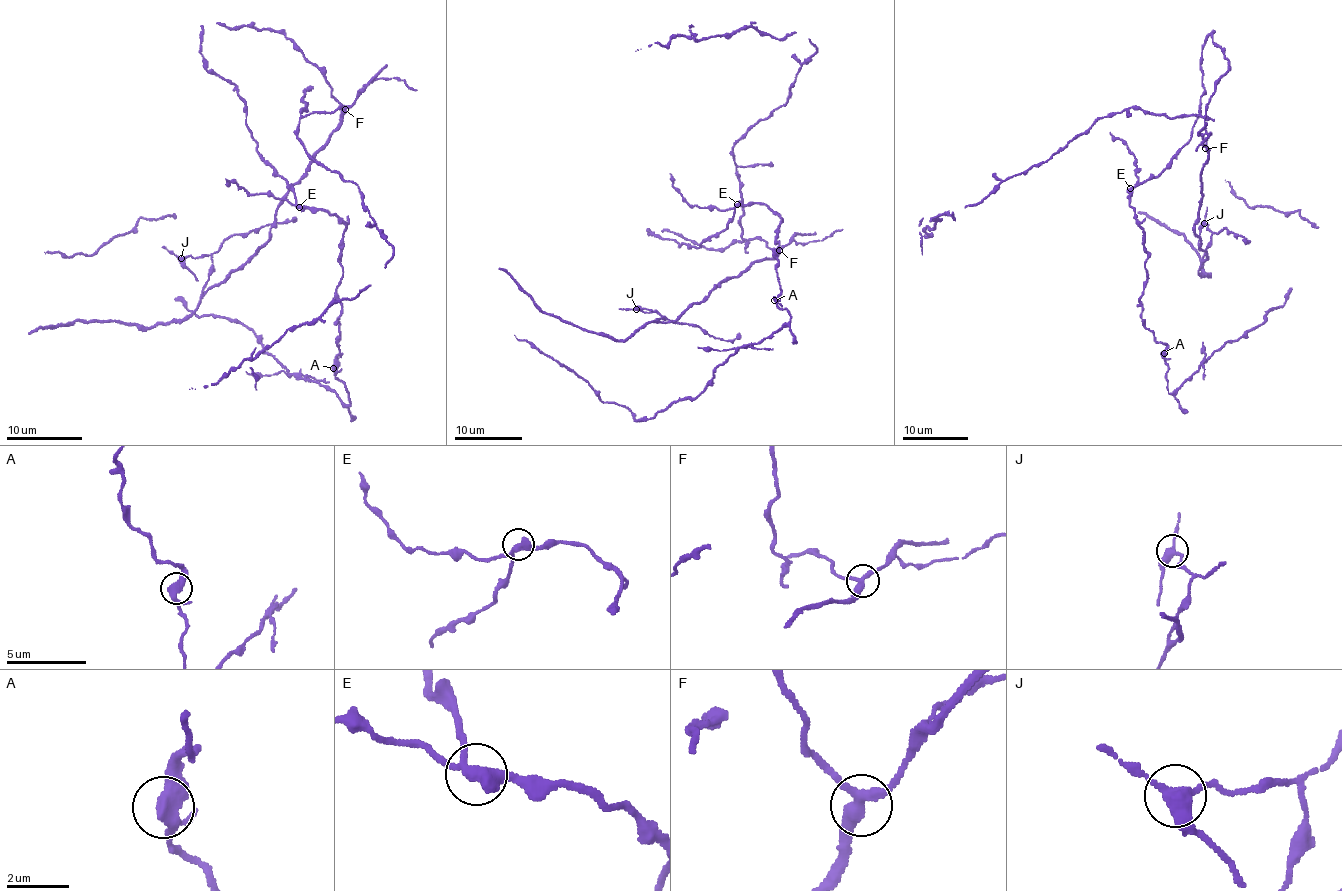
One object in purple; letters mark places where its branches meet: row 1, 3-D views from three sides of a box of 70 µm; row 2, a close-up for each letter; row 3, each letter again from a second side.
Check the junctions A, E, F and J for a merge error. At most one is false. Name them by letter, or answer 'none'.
J

